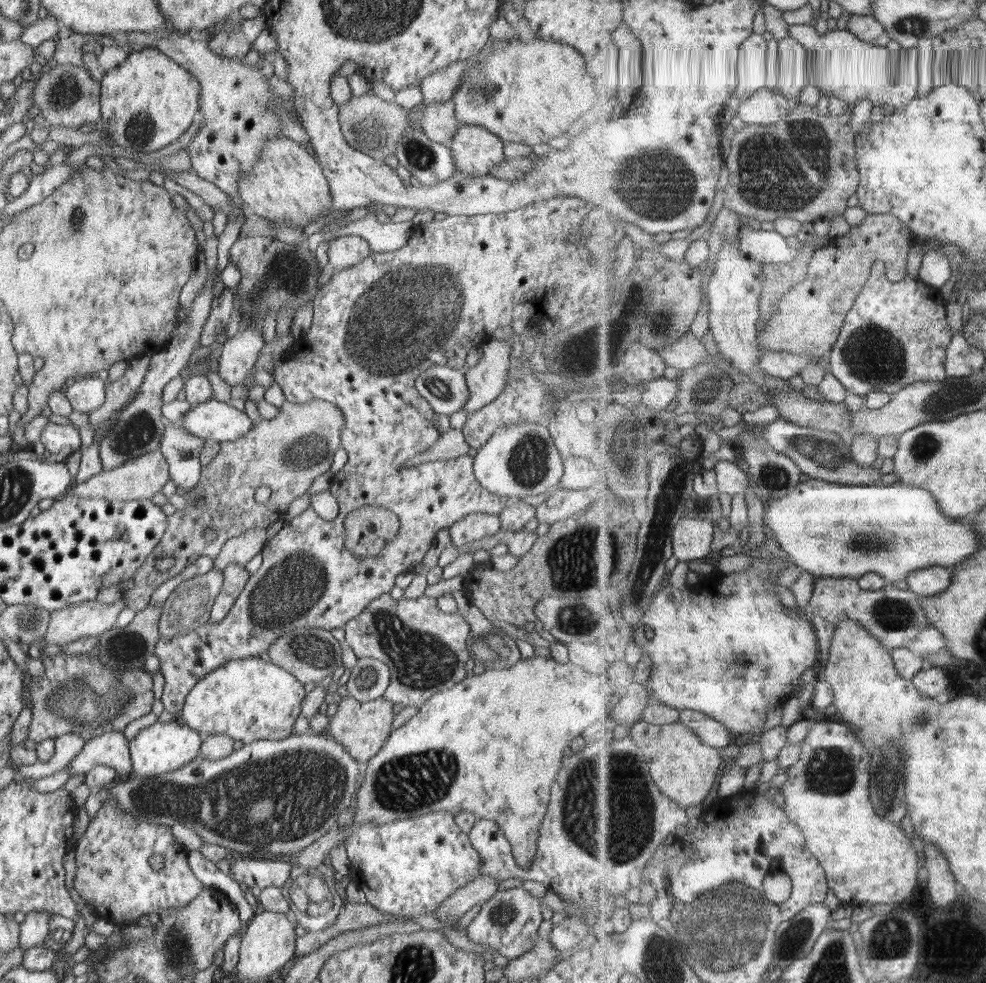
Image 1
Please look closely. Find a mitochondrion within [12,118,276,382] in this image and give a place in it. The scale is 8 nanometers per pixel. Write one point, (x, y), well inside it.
(74, 226)

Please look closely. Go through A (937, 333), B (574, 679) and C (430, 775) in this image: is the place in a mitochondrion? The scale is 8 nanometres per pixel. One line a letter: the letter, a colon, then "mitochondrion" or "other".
A: other
B: other
C: mitochondrion

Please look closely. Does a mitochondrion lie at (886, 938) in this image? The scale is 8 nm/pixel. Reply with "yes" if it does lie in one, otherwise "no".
yes

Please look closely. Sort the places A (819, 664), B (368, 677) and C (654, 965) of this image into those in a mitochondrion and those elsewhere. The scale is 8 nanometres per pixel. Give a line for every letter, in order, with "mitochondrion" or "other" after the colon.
A: other
B: mitochondrion
C: mitochondrion

